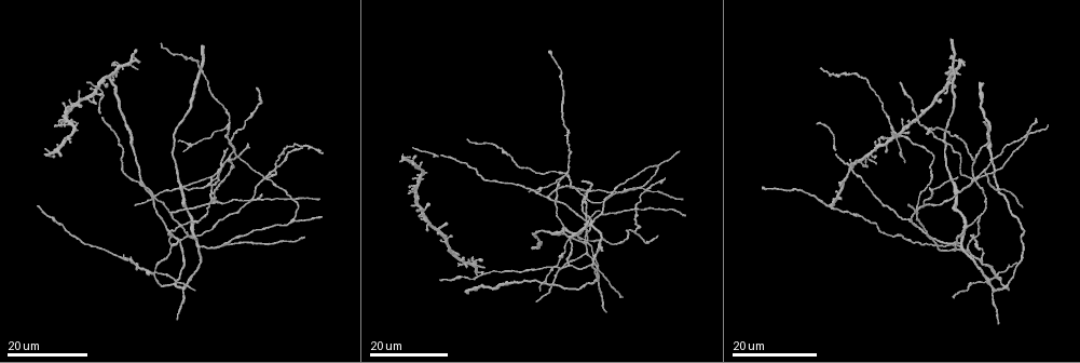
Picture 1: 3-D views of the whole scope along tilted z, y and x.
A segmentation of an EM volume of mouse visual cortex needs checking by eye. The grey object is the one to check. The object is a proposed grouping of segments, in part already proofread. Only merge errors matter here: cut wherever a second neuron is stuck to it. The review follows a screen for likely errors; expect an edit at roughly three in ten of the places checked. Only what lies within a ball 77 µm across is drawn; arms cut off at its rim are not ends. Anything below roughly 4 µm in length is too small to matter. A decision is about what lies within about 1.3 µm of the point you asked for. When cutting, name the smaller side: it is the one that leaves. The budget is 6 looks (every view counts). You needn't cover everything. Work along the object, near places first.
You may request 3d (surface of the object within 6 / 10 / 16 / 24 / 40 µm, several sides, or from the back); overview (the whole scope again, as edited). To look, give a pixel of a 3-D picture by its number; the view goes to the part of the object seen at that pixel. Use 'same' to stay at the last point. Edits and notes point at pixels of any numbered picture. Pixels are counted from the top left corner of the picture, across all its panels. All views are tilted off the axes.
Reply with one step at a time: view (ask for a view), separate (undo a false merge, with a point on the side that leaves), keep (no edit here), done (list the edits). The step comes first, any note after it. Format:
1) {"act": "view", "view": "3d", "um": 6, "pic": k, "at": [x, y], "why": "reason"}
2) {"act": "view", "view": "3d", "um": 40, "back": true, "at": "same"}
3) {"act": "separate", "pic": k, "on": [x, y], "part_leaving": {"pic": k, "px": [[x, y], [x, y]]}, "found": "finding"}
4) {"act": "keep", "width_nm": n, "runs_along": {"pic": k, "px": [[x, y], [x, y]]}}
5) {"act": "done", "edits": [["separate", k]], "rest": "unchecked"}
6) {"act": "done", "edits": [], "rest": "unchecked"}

{"act": "view", "view": "3d", "um": 16, "pic": 1, "at": [171, 212], "why": "branch point"}

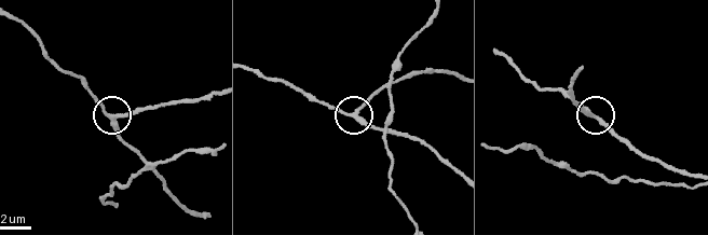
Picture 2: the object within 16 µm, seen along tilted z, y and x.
{"act": "view", "view": "3d", "um": 6, "pic": 2, "at": [597, 118], "why": "zoom in"}

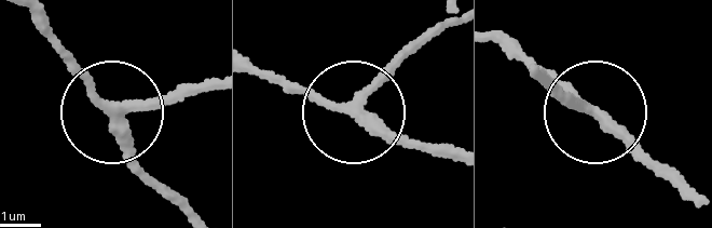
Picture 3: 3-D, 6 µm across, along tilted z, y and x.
{"act": "keep", "width_nm": 210, "runs_along": {"pic": 3, "px": [[696, 199], [625, 128], [562, 96], [551, 74]]}, "found": "all the same neuron"}

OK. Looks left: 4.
{"act": "view", "view": "3d", "um": 24, "pic": 1, "at": [186, 188]}

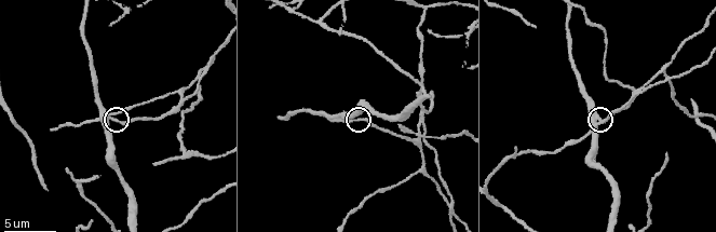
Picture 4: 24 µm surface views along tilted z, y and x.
{"act": "view", "view": "3d", "um": 6, "pic": 4, "at": [354, 120]}

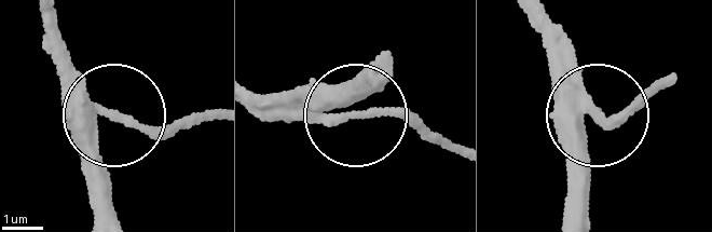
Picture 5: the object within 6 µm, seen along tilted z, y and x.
{"act": "keep", "runs_along": {"pic": 5, "px": [[98, 210], [98, 130], [108, 111], [42, 38]]}, "found": "one neuron here"}

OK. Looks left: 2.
{"act": "view", "view": "3d", "um": 10, "pic": 4, "at": [520, 152], "why": "a fork"}

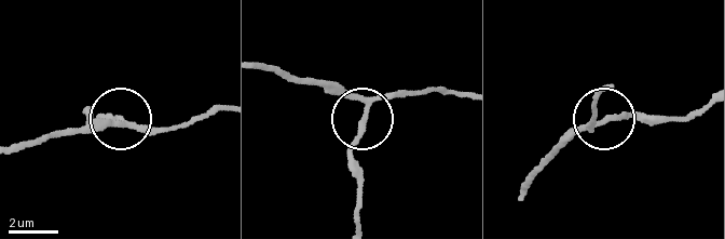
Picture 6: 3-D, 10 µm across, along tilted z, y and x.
{"act": "keep", "side_arm_um": 5, "runs_along": {"pic": 6, "px": [[527, 190], [557, 150], [599, 120], [678, 116]]}, "found": "continuous, no second neuron"}

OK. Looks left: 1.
{"act": "done", "edits": [], "rest": "unchecked"}

